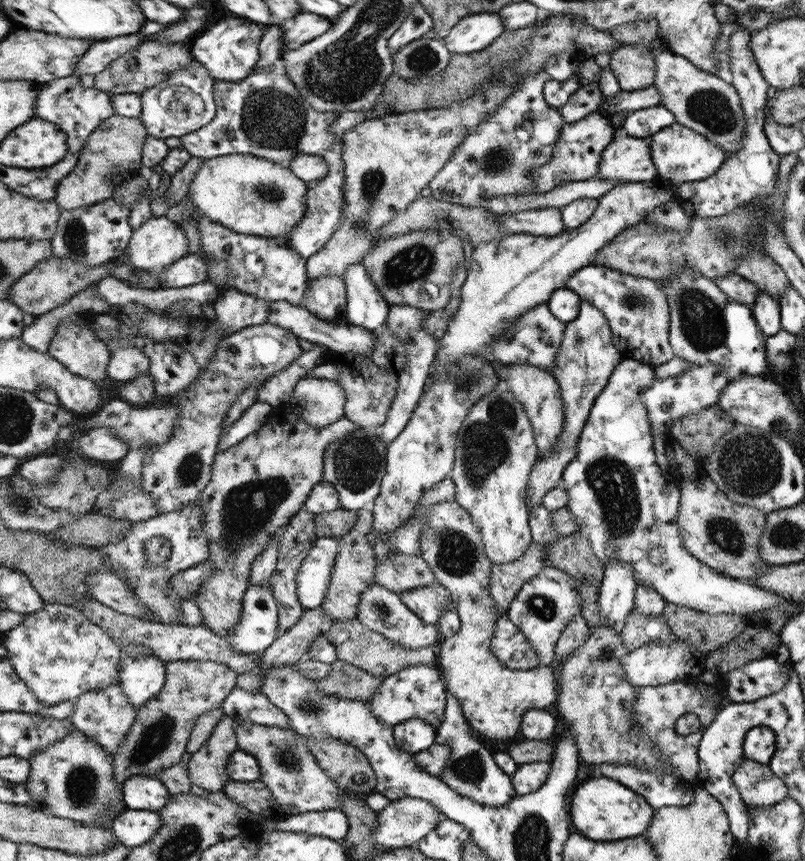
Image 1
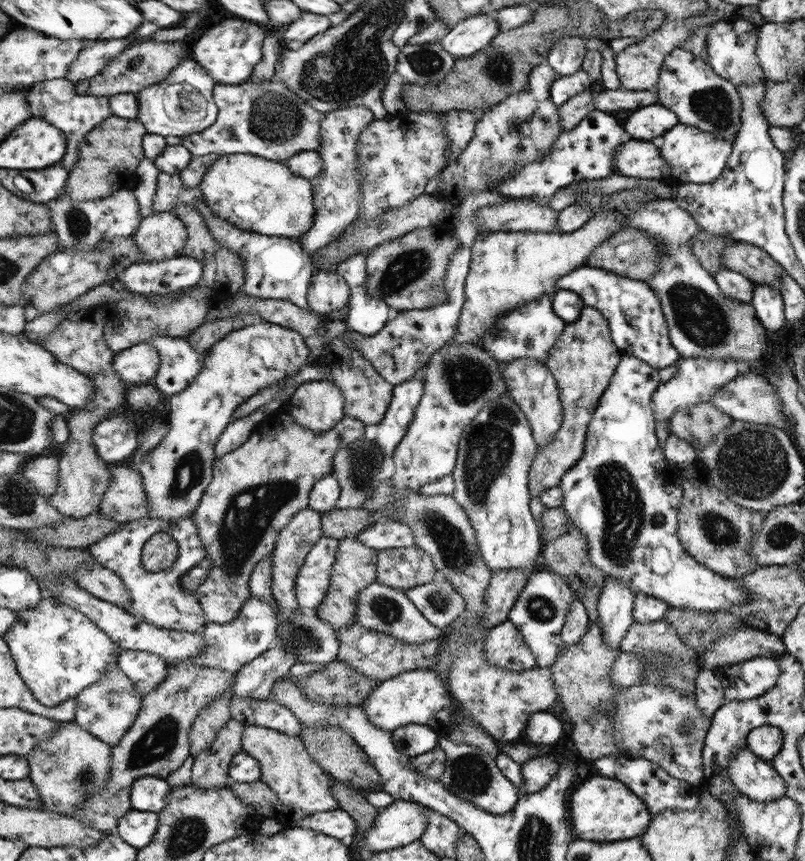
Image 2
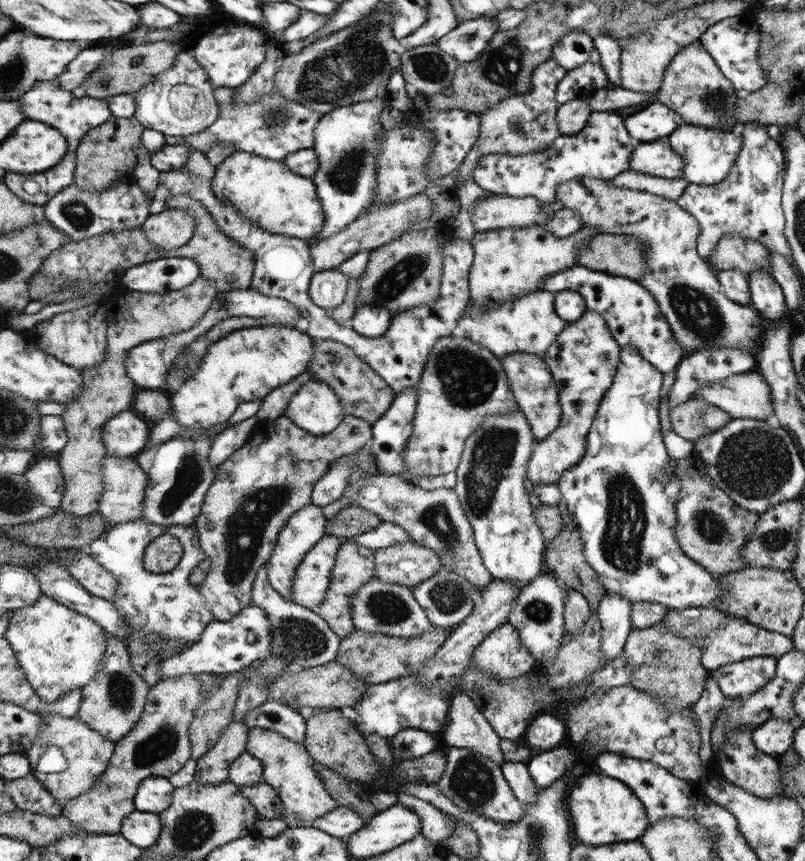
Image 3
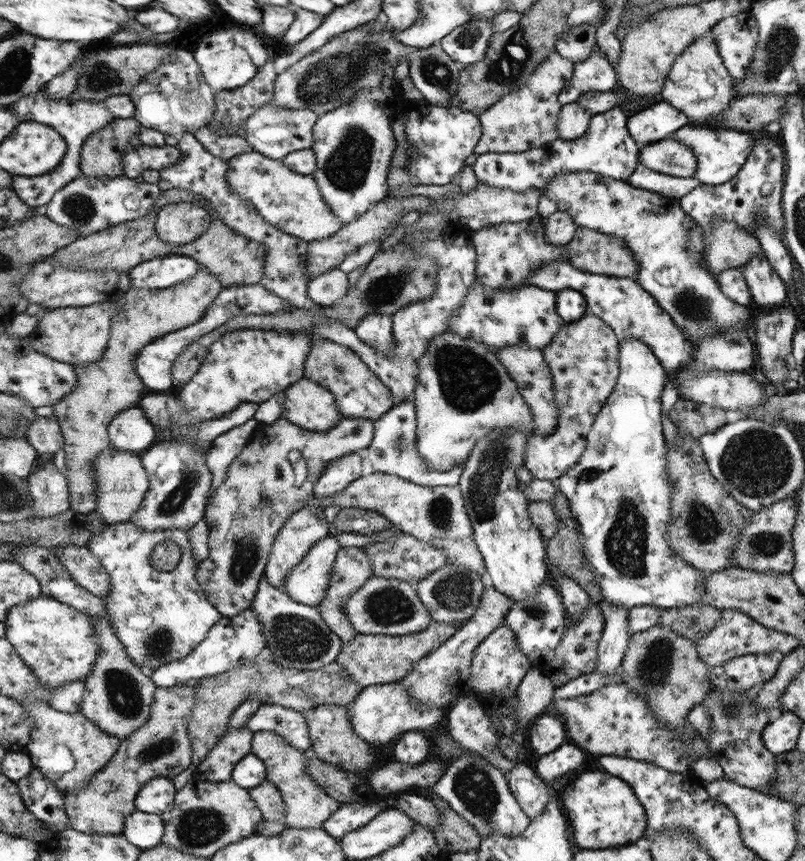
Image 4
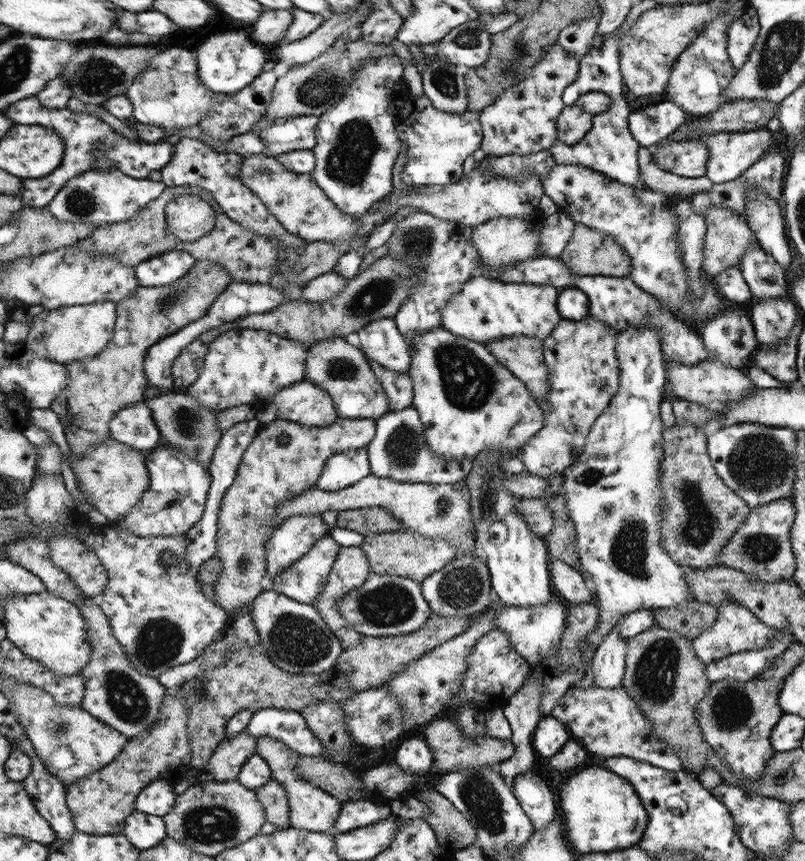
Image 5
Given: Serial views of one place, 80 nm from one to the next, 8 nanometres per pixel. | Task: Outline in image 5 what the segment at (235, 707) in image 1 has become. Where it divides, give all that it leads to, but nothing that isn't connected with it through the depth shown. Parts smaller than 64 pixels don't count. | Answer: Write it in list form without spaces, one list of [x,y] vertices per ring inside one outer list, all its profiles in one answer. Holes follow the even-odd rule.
[[[267,708],[257,710],[247,724],[246,731],[254,738],[270,736],[283,742],[300,756],[324,757],[324,747],[308,728],[299,711]]]

